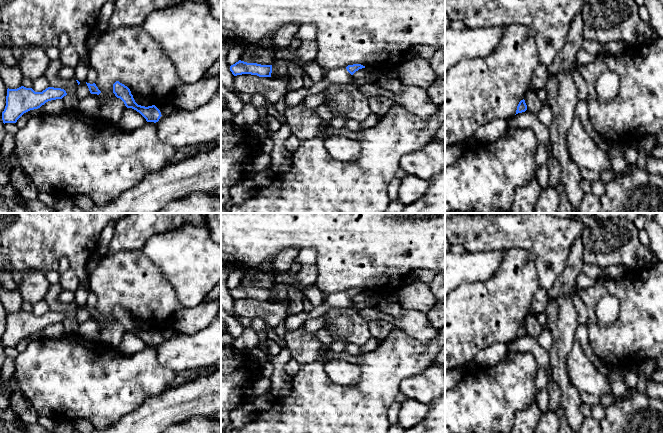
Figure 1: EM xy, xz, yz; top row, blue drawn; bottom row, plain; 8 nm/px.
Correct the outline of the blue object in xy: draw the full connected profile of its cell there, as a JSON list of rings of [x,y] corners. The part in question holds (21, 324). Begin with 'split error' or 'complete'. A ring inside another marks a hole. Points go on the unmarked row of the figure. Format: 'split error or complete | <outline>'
complete | [[[21,310],[7,313],[6,330],[2,336],[3,347],[16,347],[26,336],[40,332],[46,326],[62,323],[67,317],[64,313],[48,311],[42,316]]]

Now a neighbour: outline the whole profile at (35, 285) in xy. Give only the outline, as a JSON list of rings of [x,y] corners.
[[[35,269],[24,271],[23,282],[17,287],[23,301],[32,304],[44,300],[49,288],[45,273]]]

